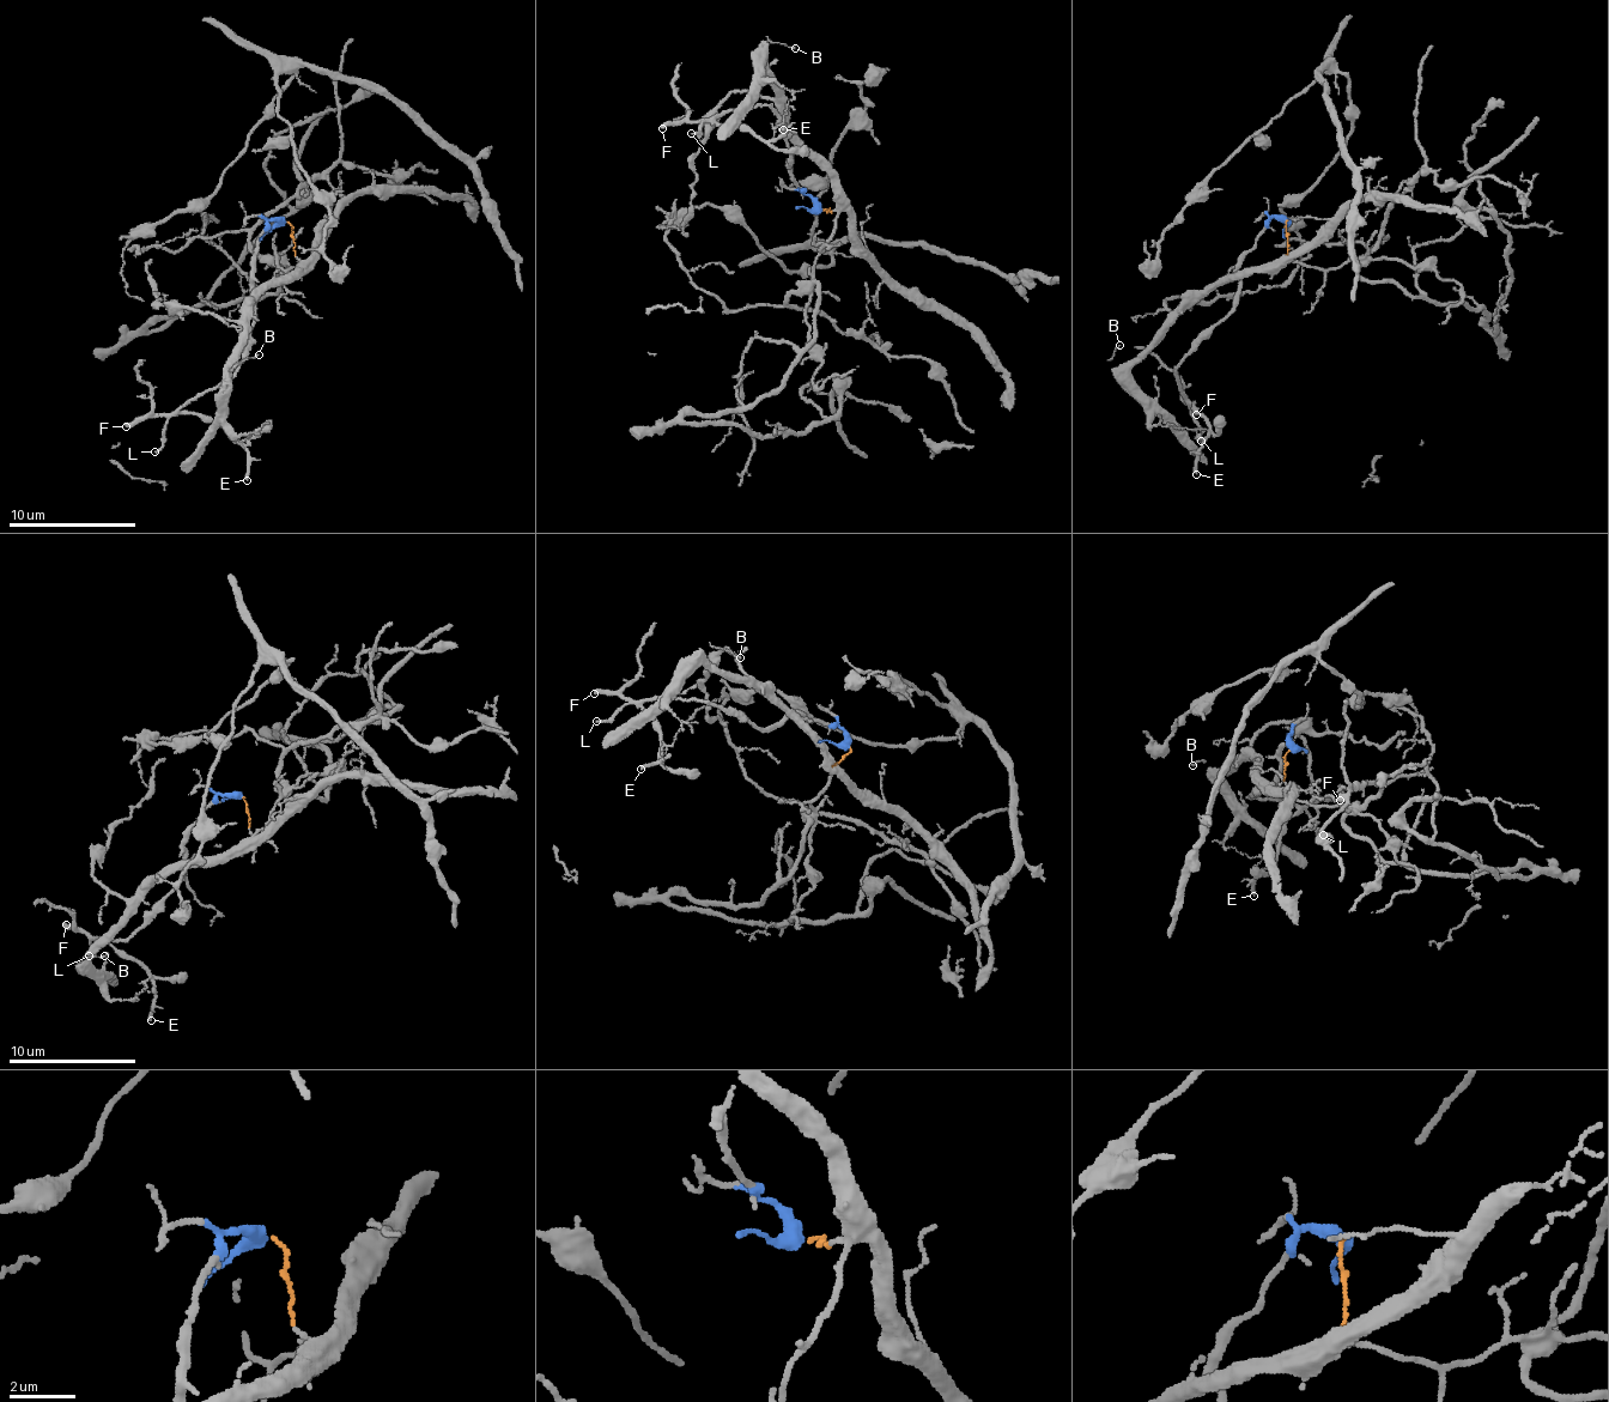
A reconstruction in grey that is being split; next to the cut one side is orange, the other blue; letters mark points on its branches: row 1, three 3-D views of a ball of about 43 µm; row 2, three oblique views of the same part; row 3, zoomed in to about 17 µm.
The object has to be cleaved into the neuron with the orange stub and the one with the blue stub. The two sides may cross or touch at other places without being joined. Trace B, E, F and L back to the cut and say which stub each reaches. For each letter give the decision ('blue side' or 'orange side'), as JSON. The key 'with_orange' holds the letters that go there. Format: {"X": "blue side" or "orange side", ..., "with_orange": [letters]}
{"B": "orange side", "E": "blue side", "F": "blue side", "L": "blue side", "with_orange": ["B"]}

